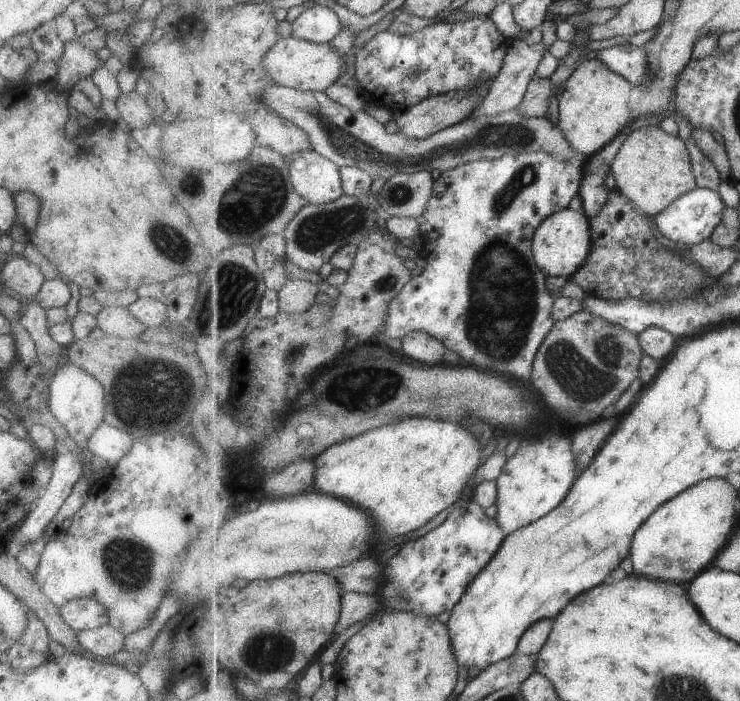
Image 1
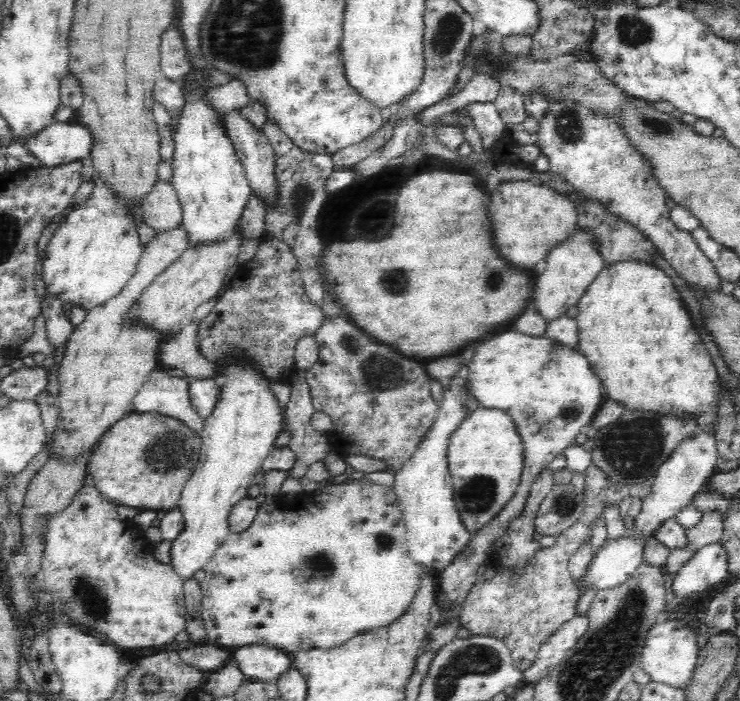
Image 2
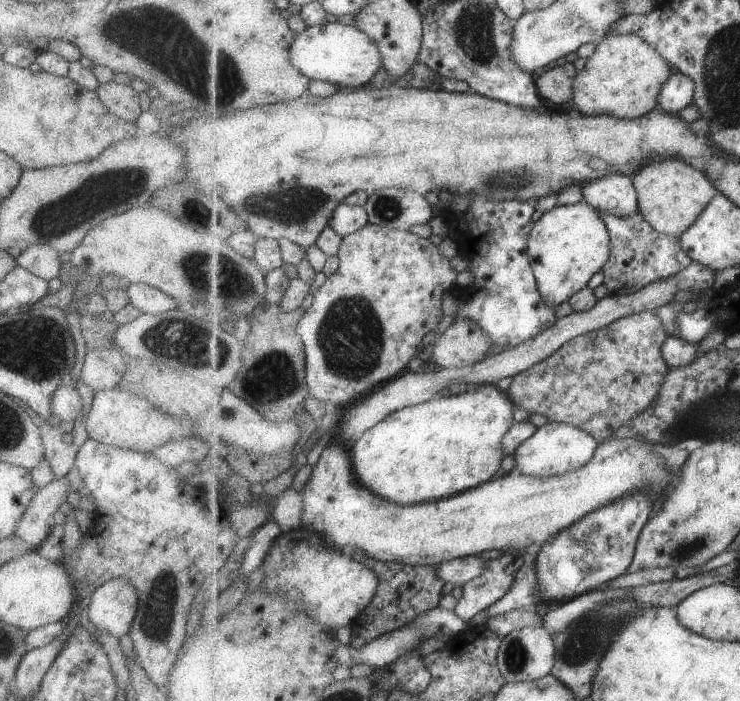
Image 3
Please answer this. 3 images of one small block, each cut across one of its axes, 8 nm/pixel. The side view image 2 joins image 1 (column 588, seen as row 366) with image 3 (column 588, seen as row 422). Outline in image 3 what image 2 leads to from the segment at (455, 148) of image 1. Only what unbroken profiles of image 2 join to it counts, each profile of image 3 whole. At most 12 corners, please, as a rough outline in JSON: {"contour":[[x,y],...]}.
{"contour":[[612,174],[583,186],[598,211],[628,217],[640,212],[634,180]]}

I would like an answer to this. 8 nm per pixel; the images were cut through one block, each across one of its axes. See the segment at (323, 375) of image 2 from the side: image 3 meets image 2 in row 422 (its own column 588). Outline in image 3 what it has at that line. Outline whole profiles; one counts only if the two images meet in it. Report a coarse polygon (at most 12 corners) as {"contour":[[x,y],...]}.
{"contour":[[649,309],[516,374],[517,408],[602,443],[671,370]]}

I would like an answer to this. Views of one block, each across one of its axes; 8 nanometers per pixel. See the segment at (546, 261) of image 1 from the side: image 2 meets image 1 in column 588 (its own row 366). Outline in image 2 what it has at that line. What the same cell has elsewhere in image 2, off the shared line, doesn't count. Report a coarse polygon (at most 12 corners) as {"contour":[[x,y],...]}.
{"contour":[[244,355],[216,364],[217,401],[177,506],[184,580],[229,535],[284,410]]}

